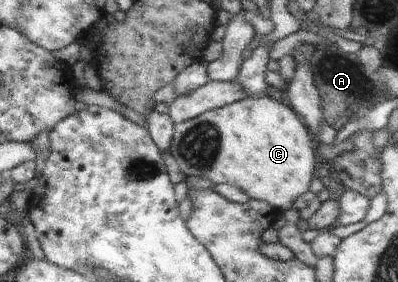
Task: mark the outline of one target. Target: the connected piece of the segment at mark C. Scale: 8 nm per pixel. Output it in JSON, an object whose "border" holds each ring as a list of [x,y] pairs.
{"border":[[[266,94],[245,97],[240,101],[202,112],[191,120],[174,125],[173,140],[169,153],[177,161],[181,172],[187,177],[201,177],[211,184],[232,184],[244,190],[251,199],[265,201],[279,213],[293,208],[294,200],[308,192],[315,174],[317,159],[309,130],[300,116],[283,102]]]}

